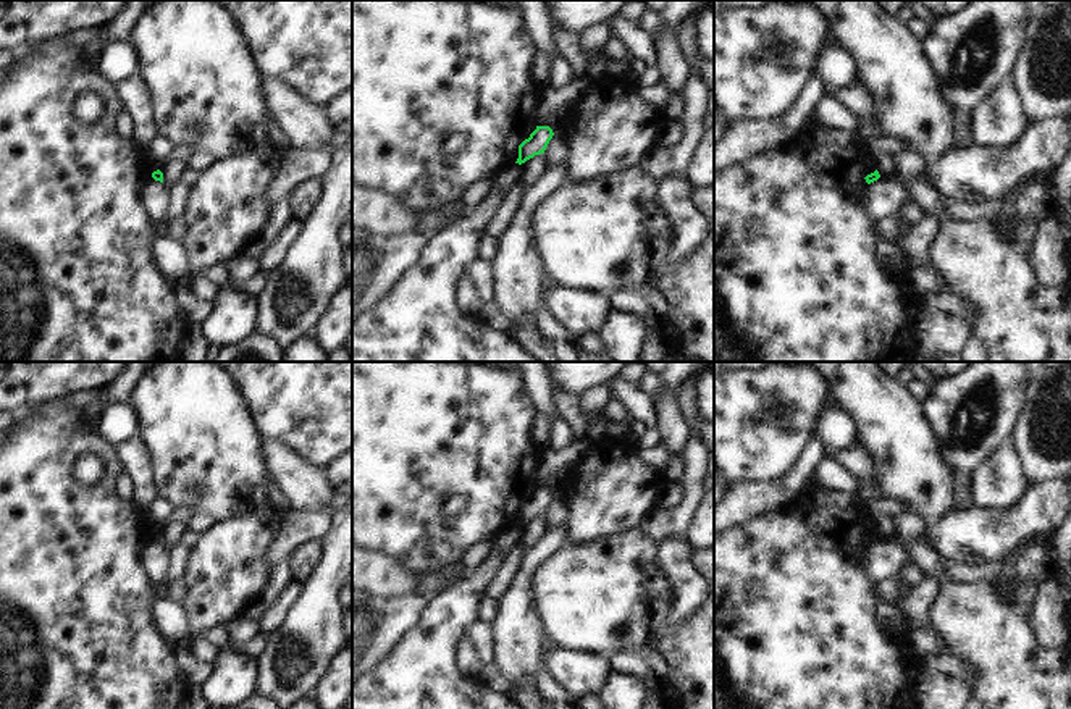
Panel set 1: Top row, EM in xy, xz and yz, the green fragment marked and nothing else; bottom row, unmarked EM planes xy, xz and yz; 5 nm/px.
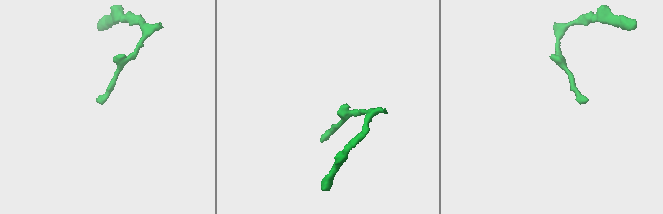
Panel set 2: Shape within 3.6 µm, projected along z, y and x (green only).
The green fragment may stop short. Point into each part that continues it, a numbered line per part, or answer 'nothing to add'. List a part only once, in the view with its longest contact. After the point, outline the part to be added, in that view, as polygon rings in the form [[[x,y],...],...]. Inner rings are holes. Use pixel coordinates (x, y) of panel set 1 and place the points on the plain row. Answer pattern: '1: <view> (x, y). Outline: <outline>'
nothing to add.

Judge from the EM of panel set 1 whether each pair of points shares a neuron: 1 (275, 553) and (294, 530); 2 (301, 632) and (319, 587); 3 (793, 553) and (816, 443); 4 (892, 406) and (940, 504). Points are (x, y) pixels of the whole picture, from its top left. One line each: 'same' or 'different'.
1: same
2: same
3: different
4: same

